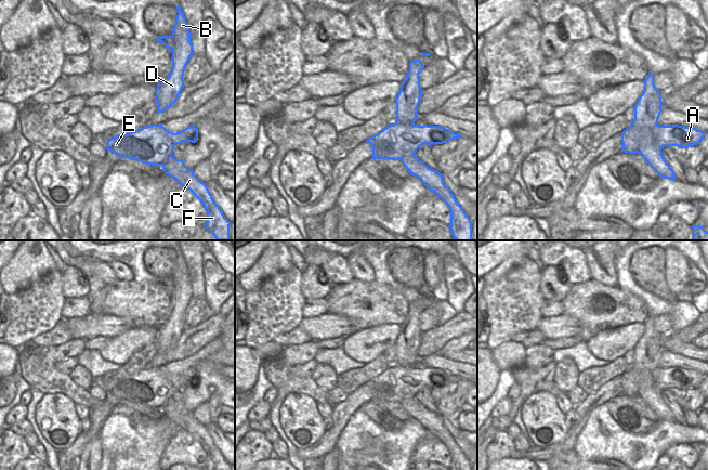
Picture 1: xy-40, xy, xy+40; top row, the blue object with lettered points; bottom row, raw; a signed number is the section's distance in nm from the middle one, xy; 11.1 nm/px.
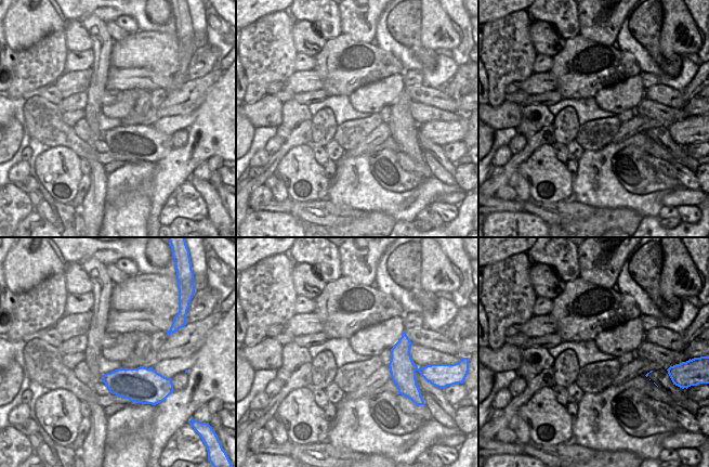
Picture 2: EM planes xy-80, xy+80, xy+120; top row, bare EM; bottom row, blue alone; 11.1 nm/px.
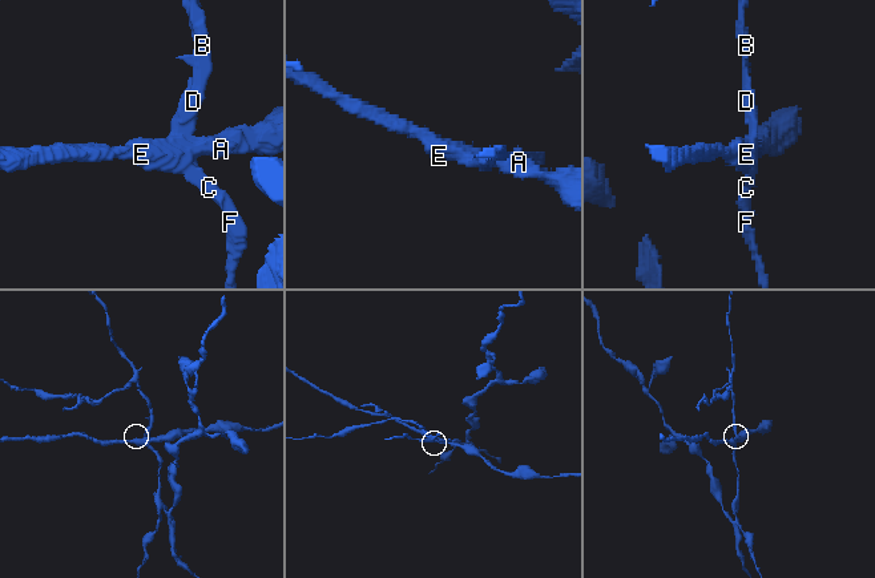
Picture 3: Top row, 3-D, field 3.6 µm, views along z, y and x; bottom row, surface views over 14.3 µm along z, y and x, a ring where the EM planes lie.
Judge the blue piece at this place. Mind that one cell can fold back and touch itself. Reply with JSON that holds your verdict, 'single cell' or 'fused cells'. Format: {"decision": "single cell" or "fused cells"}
{"decision": "fused cells"}

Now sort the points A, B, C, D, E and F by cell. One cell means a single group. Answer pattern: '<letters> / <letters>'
A E / B C D F

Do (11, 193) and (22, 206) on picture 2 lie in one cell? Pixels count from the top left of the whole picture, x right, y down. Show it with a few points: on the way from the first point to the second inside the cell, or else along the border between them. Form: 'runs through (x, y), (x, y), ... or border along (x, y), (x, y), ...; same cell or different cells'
runs through (12, 196), (18, 203); same cell

